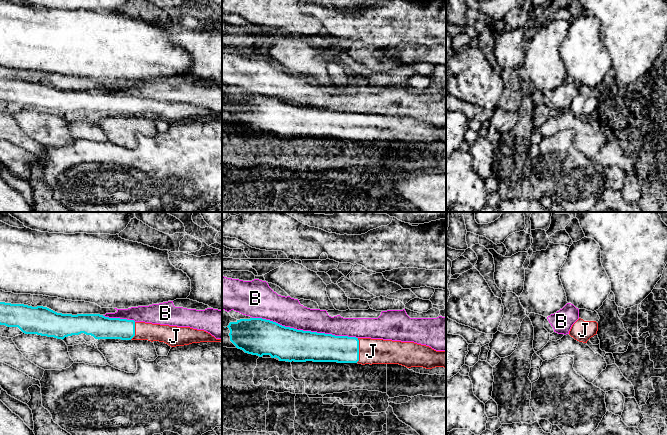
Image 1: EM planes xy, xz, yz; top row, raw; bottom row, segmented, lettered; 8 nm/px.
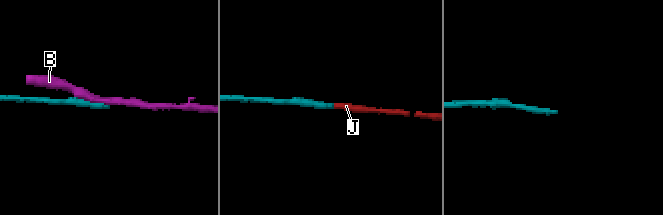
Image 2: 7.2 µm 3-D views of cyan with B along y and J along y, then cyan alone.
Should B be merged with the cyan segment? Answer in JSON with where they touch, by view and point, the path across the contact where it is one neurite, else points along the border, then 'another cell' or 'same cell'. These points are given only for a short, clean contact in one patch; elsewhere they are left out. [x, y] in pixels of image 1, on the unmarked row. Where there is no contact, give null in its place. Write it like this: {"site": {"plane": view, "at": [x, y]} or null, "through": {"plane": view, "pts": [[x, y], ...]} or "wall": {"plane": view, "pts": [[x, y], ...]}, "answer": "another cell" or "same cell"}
{"site": {"plane": "xz", "at": [305, 107]}, "answer": "another cell"}

